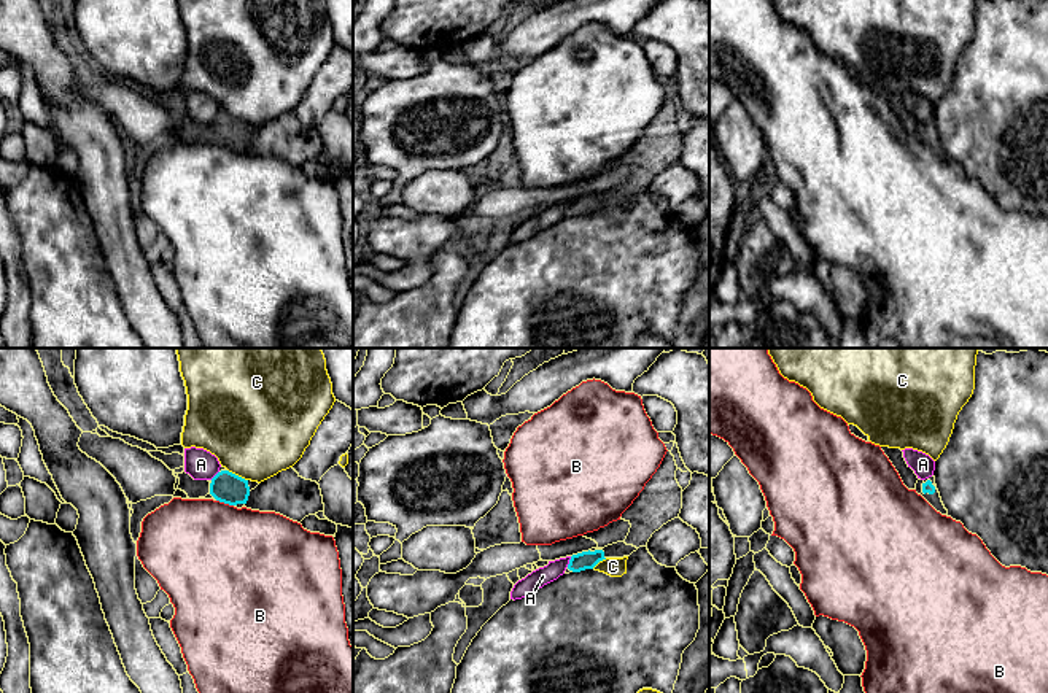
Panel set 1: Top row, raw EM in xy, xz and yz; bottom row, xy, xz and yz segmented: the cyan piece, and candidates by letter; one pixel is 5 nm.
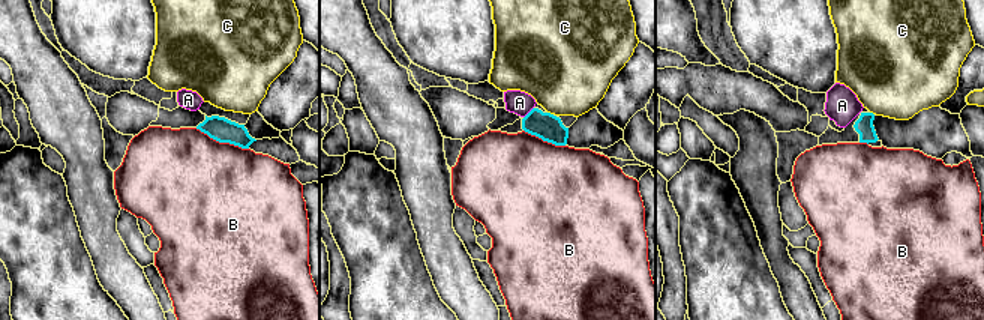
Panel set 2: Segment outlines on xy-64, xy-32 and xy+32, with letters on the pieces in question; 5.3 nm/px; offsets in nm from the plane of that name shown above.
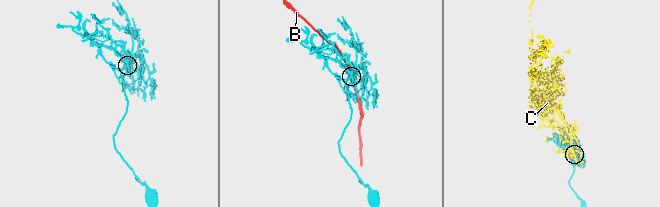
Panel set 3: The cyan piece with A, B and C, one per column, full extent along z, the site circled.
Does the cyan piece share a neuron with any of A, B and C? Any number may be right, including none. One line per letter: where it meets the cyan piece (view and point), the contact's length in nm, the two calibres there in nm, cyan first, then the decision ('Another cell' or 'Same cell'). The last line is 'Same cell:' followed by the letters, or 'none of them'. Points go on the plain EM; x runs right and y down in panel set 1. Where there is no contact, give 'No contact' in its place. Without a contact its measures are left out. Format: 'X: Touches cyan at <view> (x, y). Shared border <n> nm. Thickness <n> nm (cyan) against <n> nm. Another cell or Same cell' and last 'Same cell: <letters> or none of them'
A: Touches cyan at xz (570, 205). Shared border 60 nm. Thickness 100 nm (cyan) against 90 nm. Another cell
B: Touches cyan at xy (225, 147). Shared border 90 nm. Thickness 160 nm (cyan) against 500 nm. Another cell
C: Touches cyan at xy (237, 120). Shared border 120 nm. Thickness 160 nm (cyan) against 480 nm. Another cell
Same cell: none of them

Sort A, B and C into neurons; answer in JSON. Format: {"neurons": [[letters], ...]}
{"neurons": [["A"], ["B"], ["C"]]}

